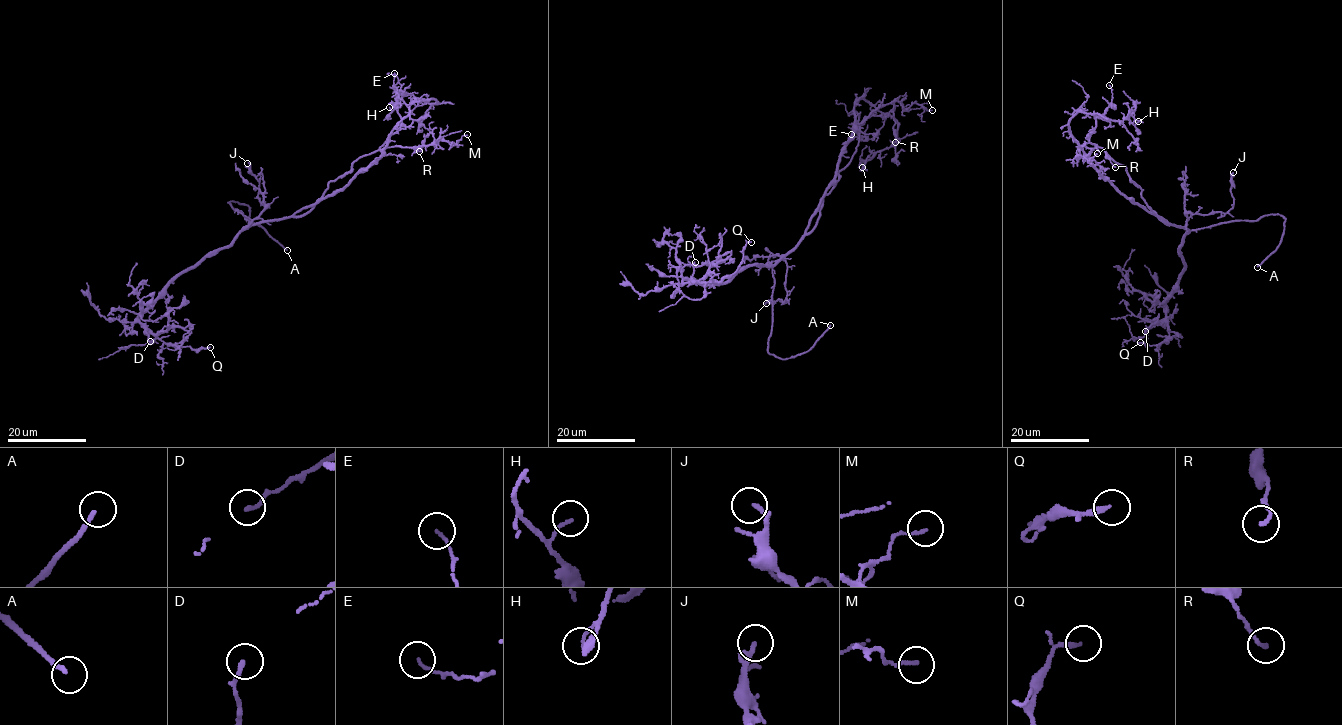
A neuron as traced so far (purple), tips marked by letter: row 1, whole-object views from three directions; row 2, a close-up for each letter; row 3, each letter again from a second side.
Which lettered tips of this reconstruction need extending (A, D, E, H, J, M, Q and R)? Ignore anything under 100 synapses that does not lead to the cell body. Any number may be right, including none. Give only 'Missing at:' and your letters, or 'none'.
Missing at: A

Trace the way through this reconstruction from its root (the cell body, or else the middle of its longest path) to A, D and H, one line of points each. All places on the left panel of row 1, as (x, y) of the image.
A: (294, 213), (249, 224), (241, 211), (228, 202), (246, 204), (249, 207), (249, 219), (287, 250)
D: (294, 213), (247, 225), (229, 245), (213, 250), (179, 273), (138, 316), (150, 341)
H: (294, 213), (341, 189), (380, 156), (413, 101), (437, 102), (406, 95), (392, 110), (389, 107)

